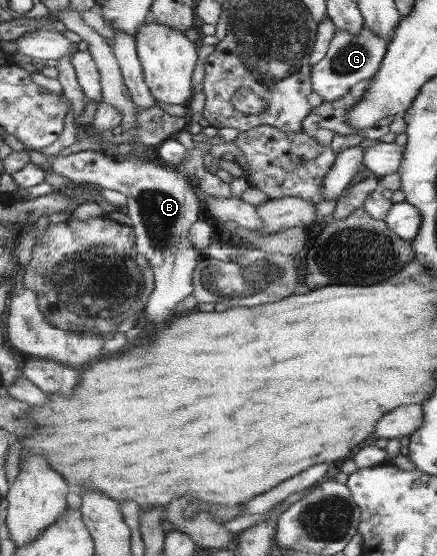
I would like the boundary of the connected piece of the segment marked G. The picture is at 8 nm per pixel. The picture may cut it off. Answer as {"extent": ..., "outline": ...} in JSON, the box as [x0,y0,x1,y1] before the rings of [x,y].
{"extent":[312,25,389,101],"outline":[[[367,25],[355,37],[349,31],[338,29],[328,48],[326,57],[313,67],[312,81],[314,92],[324,101],[334,101],[344,97],[356,84],[362,80],[372,80],[388,53],[389,41],[374,33]]]}

